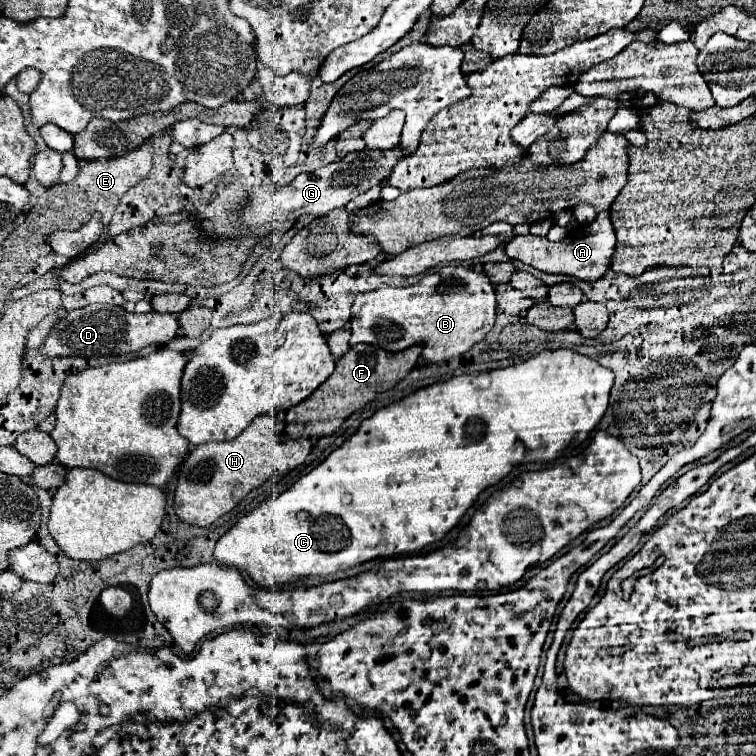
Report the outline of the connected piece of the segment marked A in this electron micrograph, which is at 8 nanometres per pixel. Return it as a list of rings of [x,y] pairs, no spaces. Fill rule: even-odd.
[[[602,211],[590,225],[580,229],[576,227],[572,233],[566,235],[566,239],[558,243],[552,243],[546,237],[536,237],[536,235],[524,235],[524,237],[516,235],[506,243],[504,249],[510,259],[518,259],[524,265],[530,265],[538,271],[562,273],[582,281],[596,281],[606,273],[614,253],[614,245],[616,245],[616,237],[614,237],[614,227],[610,223],[610,215],[608,211]]]

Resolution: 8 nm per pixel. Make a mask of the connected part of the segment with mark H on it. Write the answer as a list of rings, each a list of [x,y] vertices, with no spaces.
[[[274,415],[256,417],[238,437],[222,443],[198,445],[188,453],[178,473],[178,485],[174,493],[176,515],[198,527],[210,527],[218,517],[232,511],[252,489],[260,487],[274,473],[286,475],[304,463],[312,449],[308,437],[290,439],[284,435],[284,421]]]

